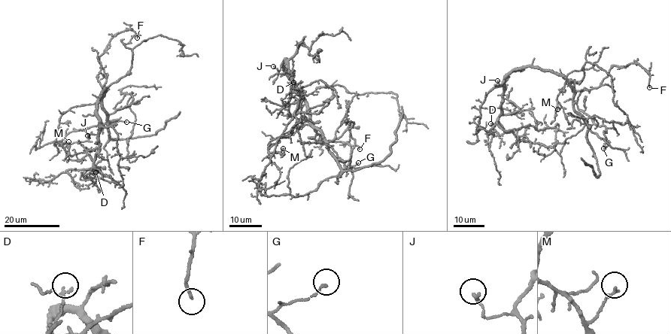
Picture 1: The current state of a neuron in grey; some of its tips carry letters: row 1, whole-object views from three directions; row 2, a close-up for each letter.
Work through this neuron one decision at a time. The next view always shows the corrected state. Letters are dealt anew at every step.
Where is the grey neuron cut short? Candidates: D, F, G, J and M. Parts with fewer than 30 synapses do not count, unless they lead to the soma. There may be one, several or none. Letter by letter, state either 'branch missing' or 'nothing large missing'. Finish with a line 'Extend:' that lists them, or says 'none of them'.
D: nothing large missing
F: nothing large missing
G: nothing large missing
J: nothing large missing
M: nothing large missing
Extend: none of them

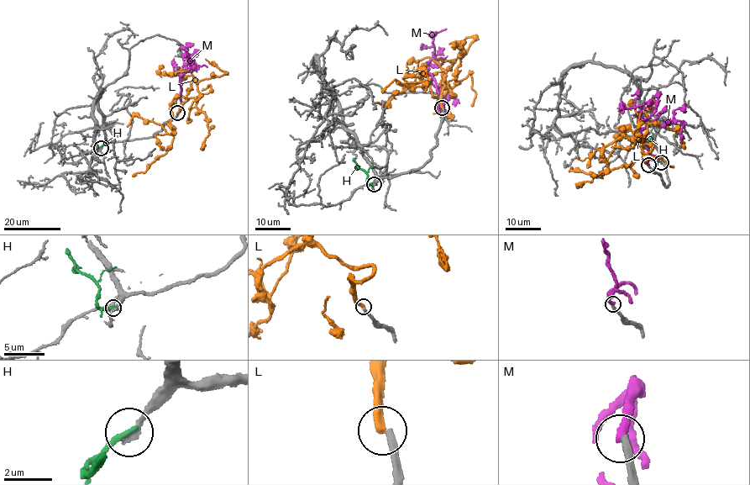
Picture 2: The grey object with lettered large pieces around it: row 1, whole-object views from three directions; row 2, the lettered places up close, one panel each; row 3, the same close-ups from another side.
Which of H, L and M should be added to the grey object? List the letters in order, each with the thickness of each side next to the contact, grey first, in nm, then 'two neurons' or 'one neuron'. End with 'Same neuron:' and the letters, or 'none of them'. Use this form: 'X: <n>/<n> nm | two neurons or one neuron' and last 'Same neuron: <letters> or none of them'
H: 240/220 nm | two neurons
L: 280/360 nm | two neurons
M: 280/300 nm | two neurons
Same neuron: none of them

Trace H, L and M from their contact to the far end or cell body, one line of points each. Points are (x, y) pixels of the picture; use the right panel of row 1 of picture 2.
H: (661, 161), (653, 160), (647, 143), (652, 133)
L: (647, 165), (642, 153), (651, 146), (627, 138), (605, 147), (606, 170), (600, 176), (572, 168)
M: (648, 165), (649, 153), (638, 125), (637, 116), (642, 113), (642, 104), (623, 108), (621, 113)

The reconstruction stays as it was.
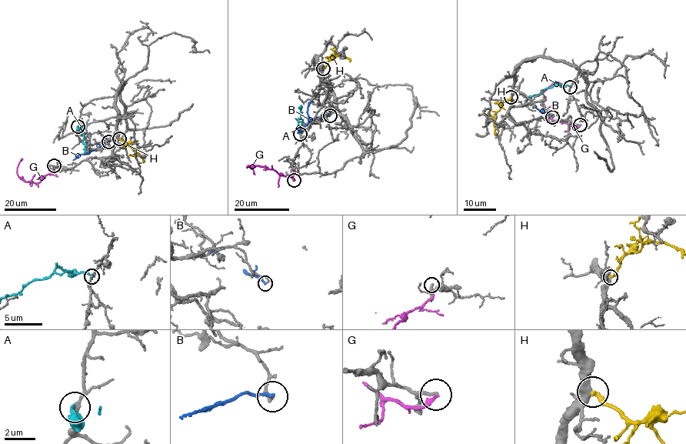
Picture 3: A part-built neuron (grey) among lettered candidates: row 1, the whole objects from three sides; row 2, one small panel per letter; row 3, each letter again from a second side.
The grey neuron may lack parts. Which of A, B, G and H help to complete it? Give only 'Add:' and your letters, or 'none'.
Add: none

